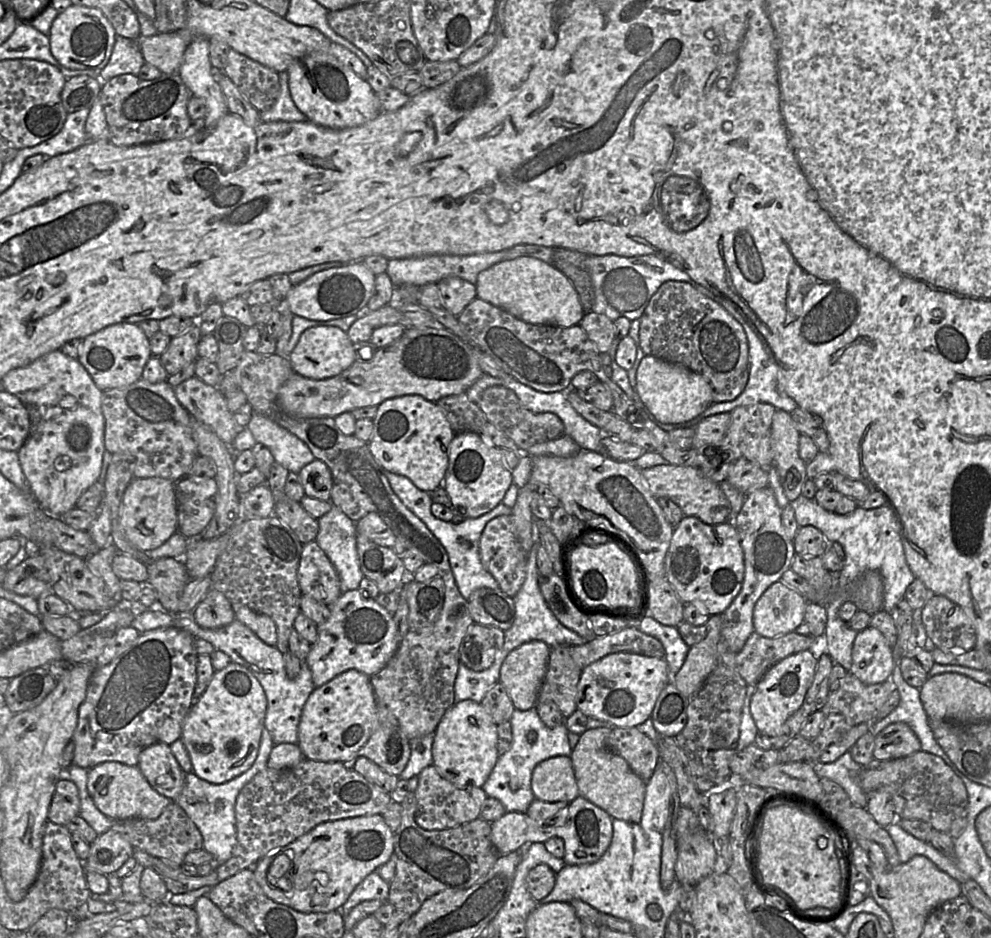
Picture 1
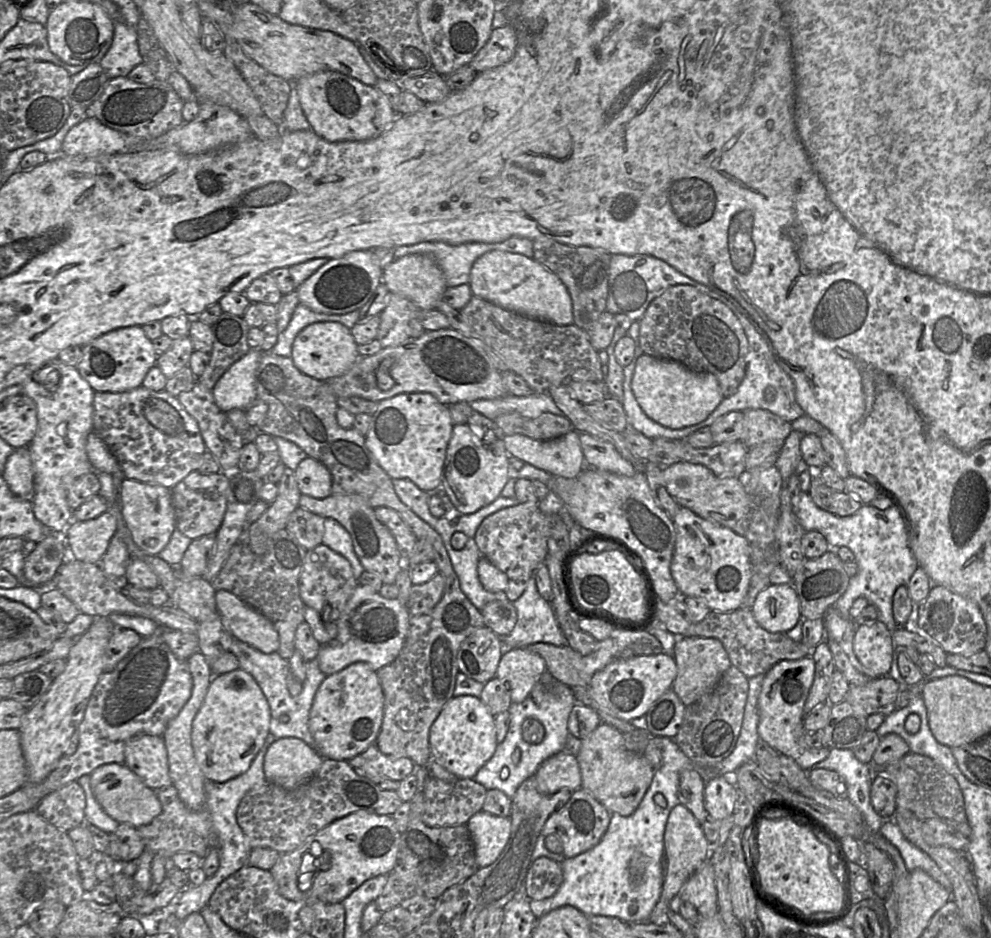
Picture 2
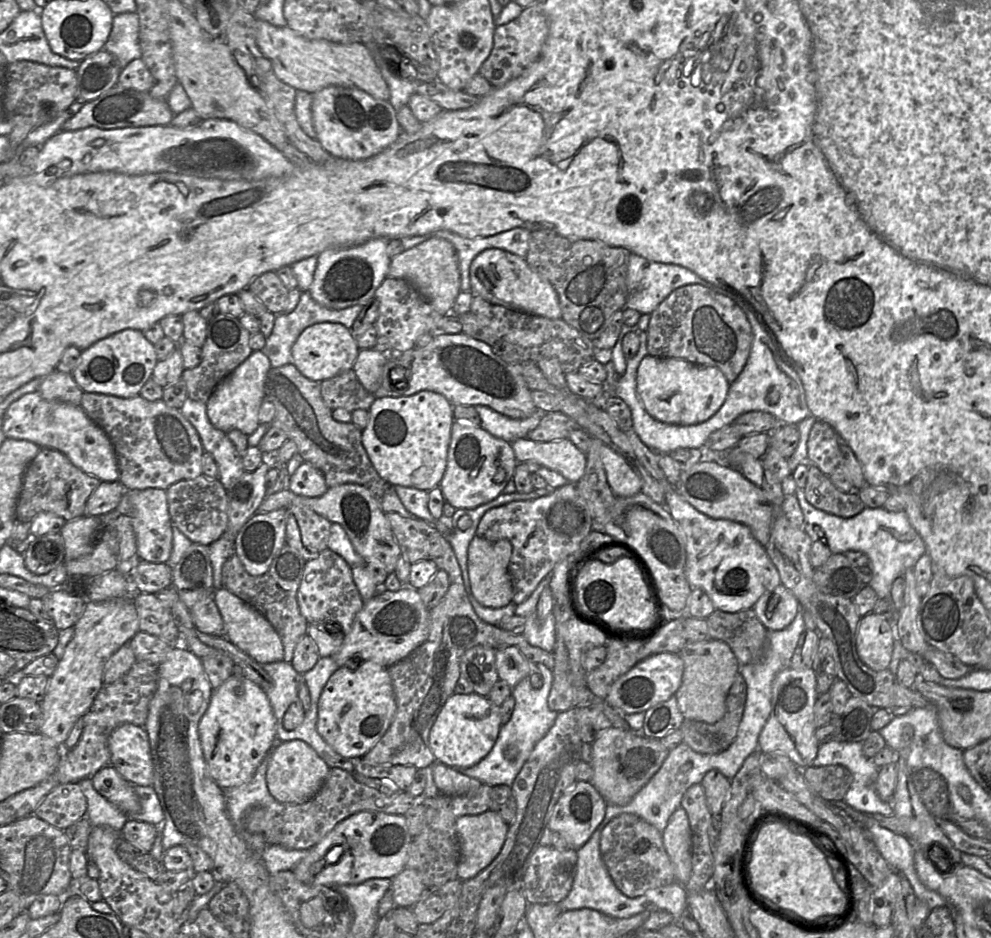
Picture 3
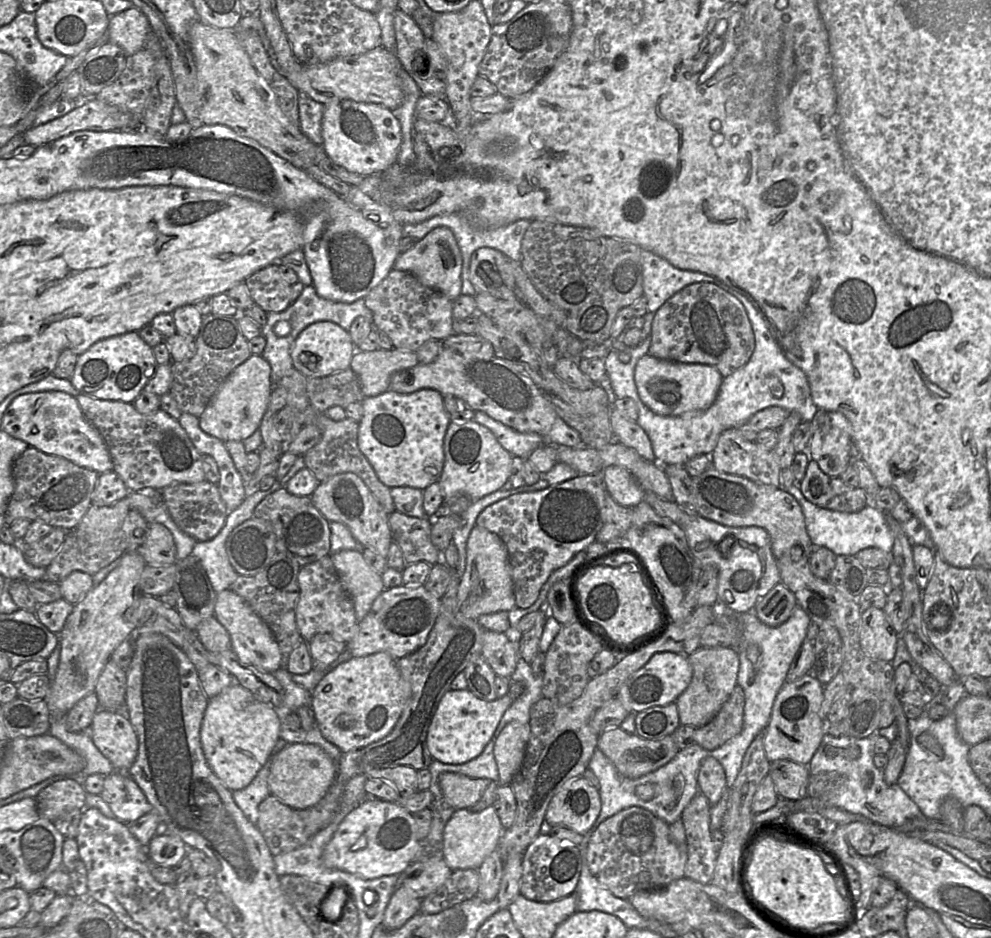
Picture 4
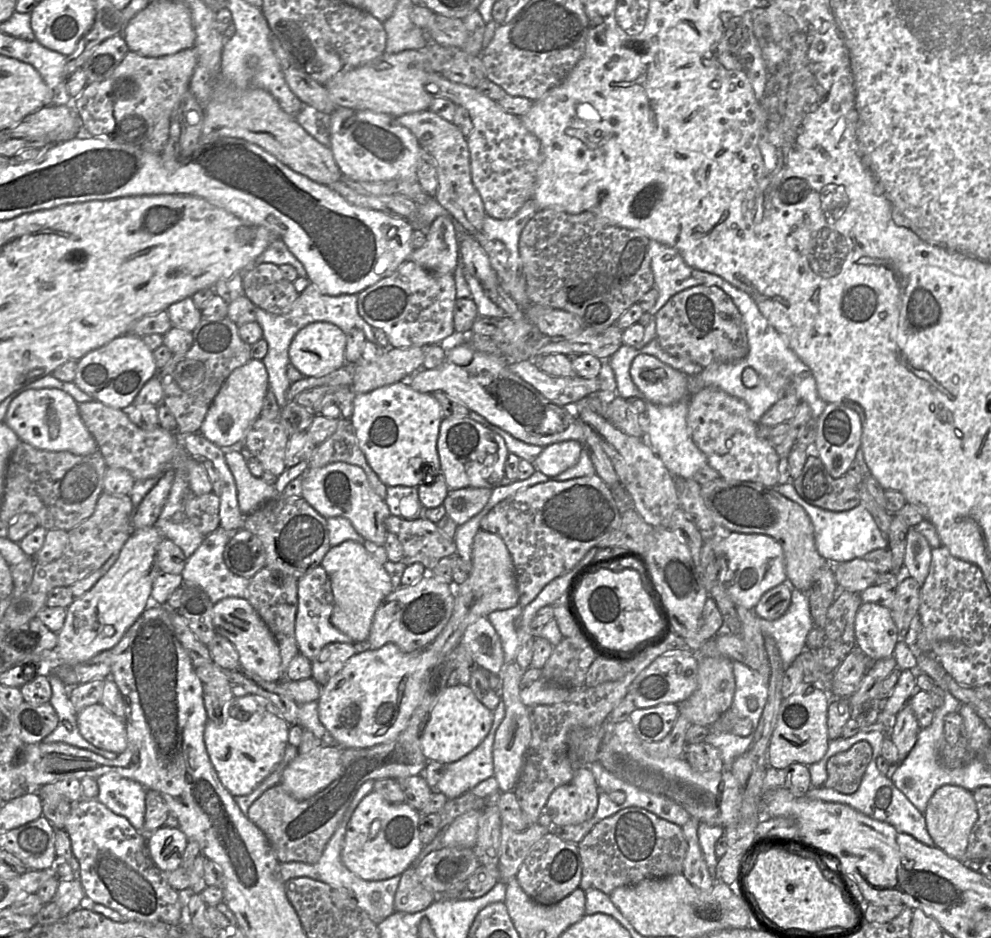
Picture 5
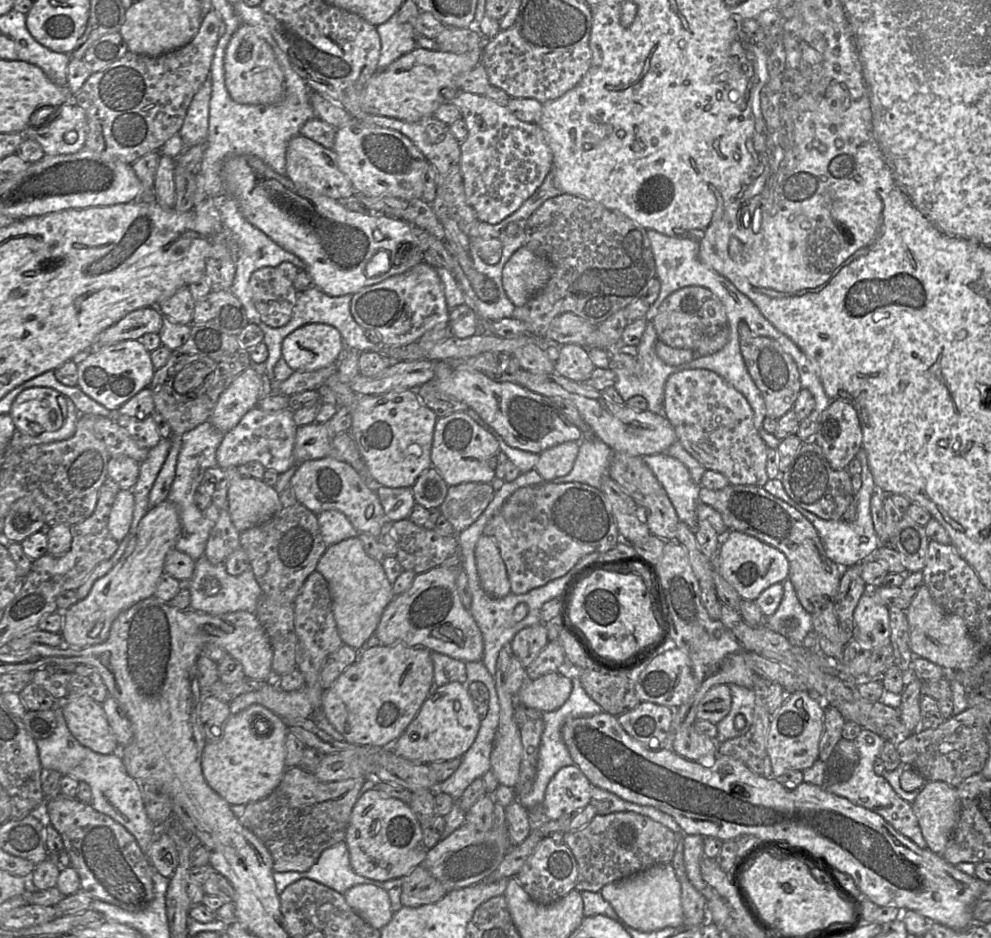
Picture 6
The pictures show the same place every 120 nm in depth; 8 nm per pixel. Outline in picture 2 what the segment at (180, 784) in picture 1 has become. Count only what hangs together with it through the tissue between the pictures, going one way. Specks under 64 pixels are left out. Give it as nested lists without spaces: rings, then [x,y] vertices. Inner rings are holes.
[[[161,736],[133,737],[126,742],[124,754],[124,765],[149,788],[158,790],[172,784],[167,749]]]

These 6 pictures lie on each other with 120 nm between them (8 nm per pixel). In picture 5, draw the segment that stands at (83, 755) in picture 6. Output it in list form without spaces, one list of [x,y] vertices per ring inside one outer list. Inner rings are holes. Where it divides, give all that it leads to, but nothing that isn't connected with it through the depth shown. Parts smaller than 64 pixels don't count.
[[[52,665],[44,667],[40,674],[46,675],[49,678],[52,687],[52,696],[49,703],[58,715],[58,725],[42,741],[45,743],[62,742],[89,750],[109,760],[116,759],[118,756],[116,753],[95,747],[80,734],[77,726],[77,712],[69,698],[70,689],[52,672]],[[104,774],[97,779],[97,800],[115,814],[125,817],[140,833],[144,832],[146,788],[117,774]]]

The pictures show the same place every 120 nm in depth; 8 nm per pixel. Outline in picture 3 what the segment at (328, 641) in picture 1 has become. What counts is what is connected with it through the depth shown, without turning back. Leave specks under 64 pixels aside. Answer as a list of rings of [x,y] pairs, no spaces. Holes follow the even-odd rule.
[[[404,585],[398,591],[379,591],[357,613],[351,631],[341,648],[331,657],[338,667],[353,667],[361,661],[373,661],[389,668],[410,655],[429,635],[429,610],[417,591]]]

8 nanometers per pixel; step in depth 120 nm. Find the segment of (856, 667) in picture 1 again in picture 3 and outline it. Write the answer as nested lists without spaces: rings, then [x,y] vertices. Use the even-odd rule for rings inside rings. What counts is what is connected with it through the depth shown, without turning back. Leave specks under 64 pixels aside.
[[[875,613],[863,616],[856,639],[860,659],[873,670],[889,669],[896,638],[892,622]]]

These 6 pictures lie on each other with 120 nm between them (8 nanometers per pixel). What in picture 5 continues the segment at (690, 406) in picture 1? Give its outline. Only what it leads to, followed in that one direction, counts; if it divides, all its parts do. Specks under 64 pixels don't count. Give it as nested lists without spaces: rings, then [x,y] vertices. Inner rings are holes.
[[[636,356],[630,376],[645,399],[655,405],[669,406],[687,398],[688,375],[653,356]]]

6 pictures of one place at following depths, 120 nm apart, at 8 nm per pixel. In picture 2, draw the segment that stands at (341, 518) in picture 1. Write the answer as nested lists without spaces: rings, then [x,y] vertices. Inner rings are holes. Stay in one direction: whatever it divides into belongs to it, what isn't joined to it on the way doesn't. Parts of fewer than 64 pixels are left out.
[[[333,518],[325,519],[324,529],[322,544],[345,557],[352,567],[355,578],[359,579],[365,569],[355,554],[352,538],[348,531]]]

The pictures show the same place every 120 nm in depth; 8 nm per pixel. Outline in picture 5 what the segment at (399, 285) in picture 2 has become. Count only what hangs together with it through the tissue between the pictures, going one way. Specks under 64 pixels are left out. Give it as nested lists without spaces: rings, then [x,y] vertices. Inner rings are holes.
[[[449,215],[437,217],[426,230],[424,245],[412,252],[412,261],[425,270],[454,274],[459,259],[459,236]]]

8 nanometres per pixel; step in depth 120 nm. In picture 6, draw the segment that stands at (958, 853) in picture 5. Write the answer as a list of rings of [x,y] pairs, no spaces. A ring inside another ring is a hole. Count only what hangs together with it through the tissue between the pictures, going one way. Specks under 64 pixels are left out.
[[[926,781],[911,805],[927,848],[942,855],[959,819],[956,787],[942,781]]]

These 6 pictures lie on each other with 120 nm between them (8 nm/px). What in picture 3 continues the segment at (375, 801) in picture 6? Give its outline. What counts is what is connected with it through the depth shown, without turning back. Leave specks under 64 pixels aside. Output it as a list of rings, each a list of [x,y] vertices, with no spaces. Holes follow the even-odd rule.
[[[360,811],[339,822],[324,838],[308,850],[307,855],[291,870],[295,877],[308,885],[359,884],[372,878],[392,879],[405,867],[412,837],[403,815]],[[341,846],[343,853],[333,864],[325,865],[316,875],[309,873],[313,864],[324,860],[327,851]]]

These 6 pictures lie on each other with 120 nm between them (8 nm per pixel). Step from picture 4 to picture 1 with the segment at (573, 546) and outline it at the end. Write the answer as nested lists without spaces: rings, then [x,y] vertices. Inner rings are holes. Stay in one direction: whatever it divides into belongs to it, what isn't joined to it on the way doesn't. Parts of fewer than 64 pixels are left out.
[[[513,515],[497,516],[490,520],[480,539],[480,558],[484,567],[497,581],[500,589],[510,597],[514,597],[526,578],[528,553],[525,552],[516,536]]]

